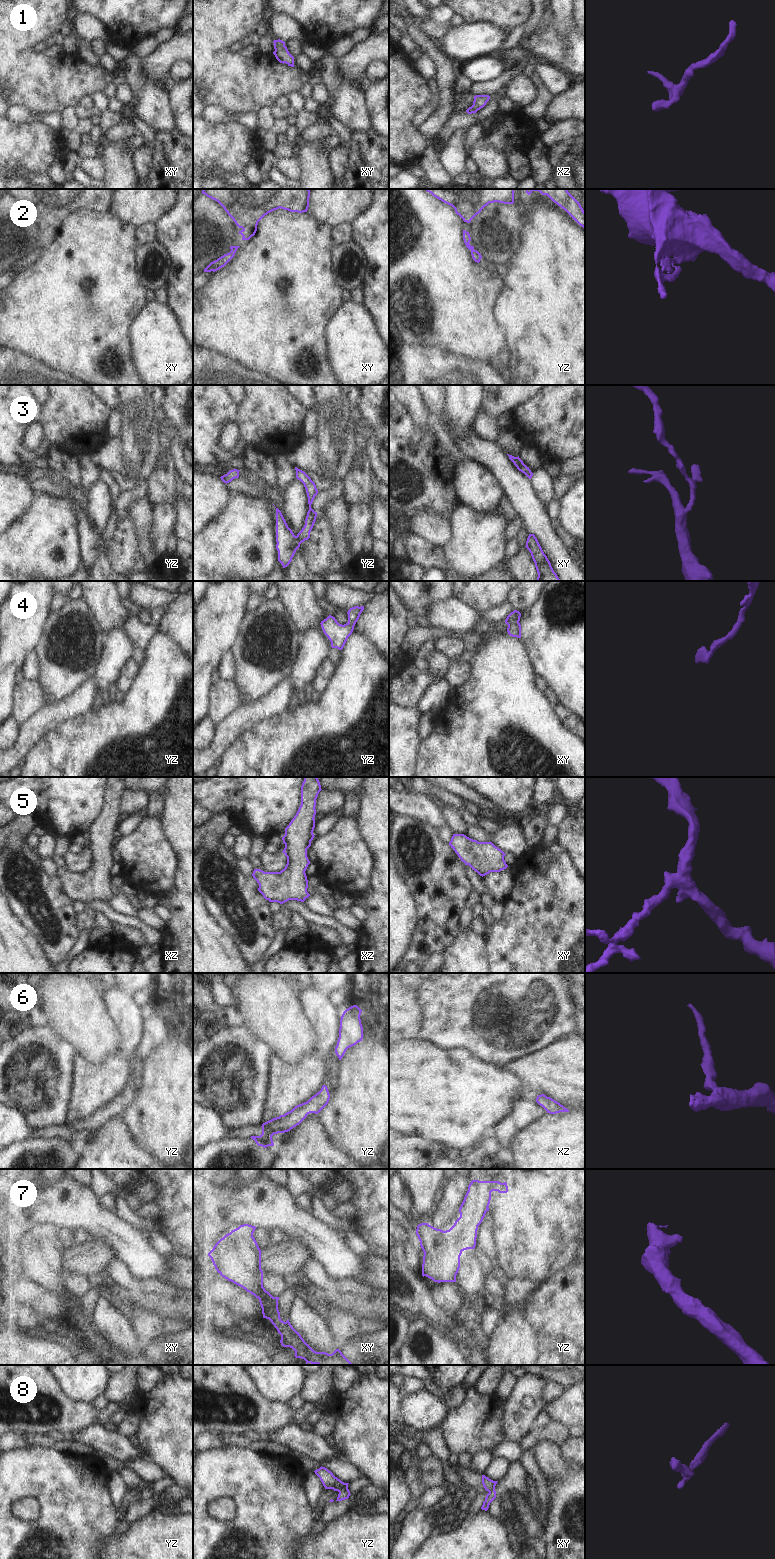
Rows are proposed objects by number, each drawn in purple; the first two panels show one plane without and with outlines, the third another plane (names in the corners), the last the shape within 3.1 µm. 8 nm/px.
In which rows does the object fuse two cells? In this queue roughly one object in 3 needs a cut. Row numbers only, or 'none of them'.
2, 8

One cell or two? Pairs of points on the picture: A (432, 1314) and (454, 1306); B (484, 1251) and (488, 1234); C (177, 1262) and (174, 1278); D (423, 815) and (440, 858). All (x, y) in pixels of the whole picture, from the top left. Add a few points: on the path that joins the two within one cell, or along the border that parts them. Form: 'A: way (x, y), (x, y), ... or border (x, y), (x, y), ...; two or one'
A: border (430, 1292), (439, 1306), (468, 1317); two
B: way (485, 1247), (485, 1238); one
C: way (177, 1266), (177, 1274); one
D: border (404, 815), (430, 824), (434, 828); two

